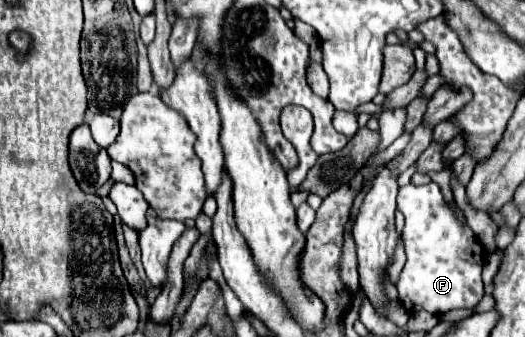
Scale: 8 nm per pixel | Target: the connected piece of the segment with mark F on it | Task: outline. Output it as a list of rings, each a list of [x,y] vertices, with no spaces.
[[[431,181],[421,187],[401,187],[397,207],[405,215],[401,237],[407,253],[407,263],[397,283],[397,291],[407,313],[411,315],[425,309],[433,315],[441,315],[451,309],[475,307],[483,297],[483,247],[475,233],[455,219],[453,209],[443,199],[439,185]]]

